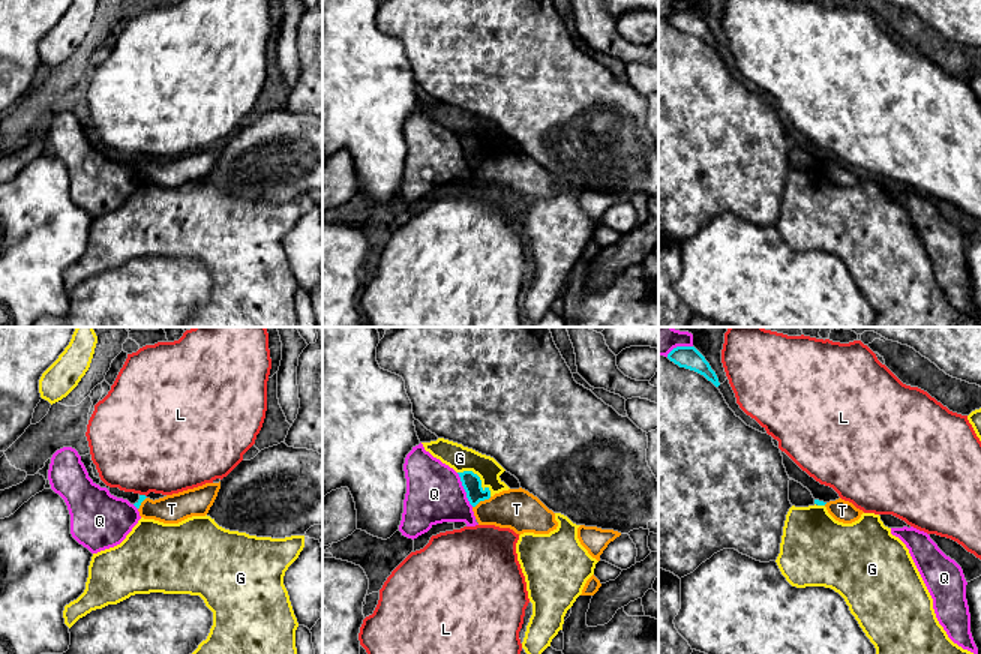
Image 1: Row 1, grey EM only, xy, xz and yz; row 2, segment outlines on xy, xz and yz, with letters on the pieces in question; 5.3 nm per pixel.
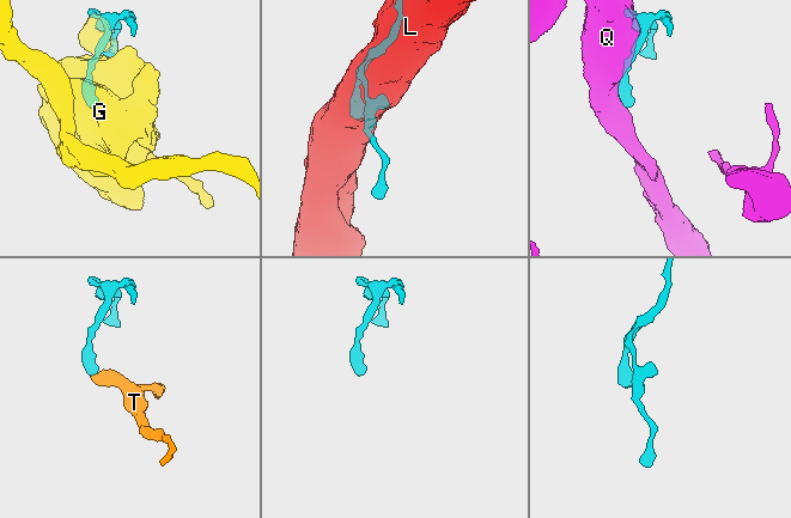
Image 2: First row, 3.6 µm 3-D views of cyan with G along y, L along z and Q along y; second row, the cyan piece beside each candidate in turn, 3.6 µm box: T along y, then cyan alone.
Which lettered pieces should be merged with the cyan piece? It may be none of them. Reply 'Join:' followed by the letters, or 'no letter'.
Join: no letter

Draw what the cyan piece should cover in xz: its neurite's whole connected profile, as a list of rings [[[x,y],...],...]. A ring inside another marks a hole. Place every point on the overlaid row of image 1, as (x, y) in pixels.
[[[472,471],[458,472],[462,482],[462,486],[466,492],[466,498],[472,507],[476,507],[480,501],[490,498],[489,488],[482,488],[482,480]]]

